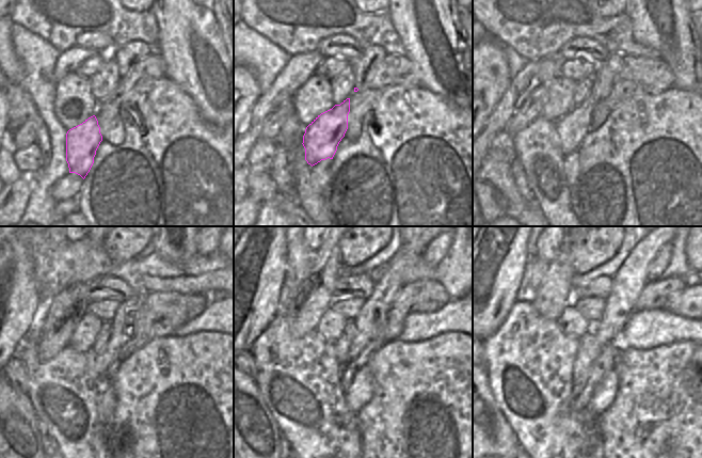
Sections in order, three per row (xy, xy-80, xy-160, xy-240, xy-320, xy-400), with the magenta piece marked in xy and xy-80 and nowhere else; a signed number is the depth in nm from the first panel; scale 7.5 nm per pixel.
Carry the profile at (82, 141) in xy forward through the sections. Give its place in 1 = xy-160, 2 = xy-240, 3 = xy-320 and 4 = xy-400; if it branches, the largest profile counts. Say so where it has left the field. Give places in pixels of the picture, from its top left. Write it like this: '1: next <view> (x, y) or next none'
1: next xy-160 (572, 127)
2: next xy-240 (129, 312)
3: next xy-320 (369, 322)
4: next xy-400 (627, 283)

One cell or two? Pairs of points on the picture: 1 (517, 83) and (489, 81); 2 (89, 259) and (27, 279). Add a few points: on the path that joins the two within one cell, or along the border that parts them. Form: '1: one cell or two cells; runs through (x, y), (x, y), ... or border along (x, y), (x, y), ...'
1: two cells; border along (512, 77), (508, 88), (496, 104)
2: two cells; border along (29, 251), (37, 293), (42, 298)

